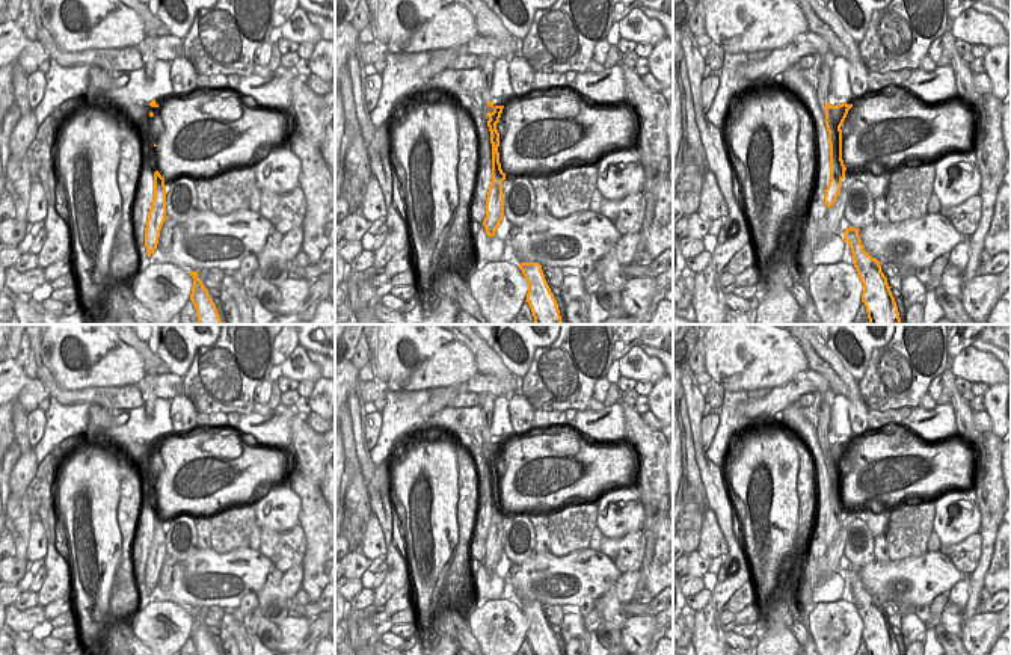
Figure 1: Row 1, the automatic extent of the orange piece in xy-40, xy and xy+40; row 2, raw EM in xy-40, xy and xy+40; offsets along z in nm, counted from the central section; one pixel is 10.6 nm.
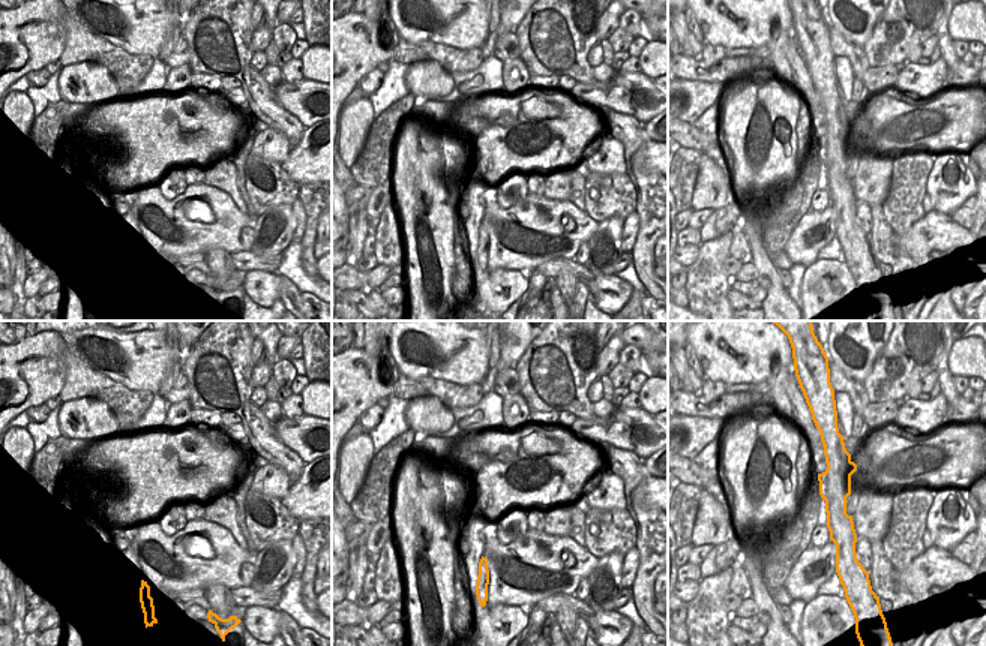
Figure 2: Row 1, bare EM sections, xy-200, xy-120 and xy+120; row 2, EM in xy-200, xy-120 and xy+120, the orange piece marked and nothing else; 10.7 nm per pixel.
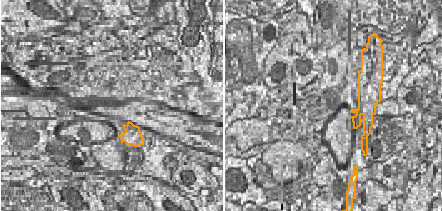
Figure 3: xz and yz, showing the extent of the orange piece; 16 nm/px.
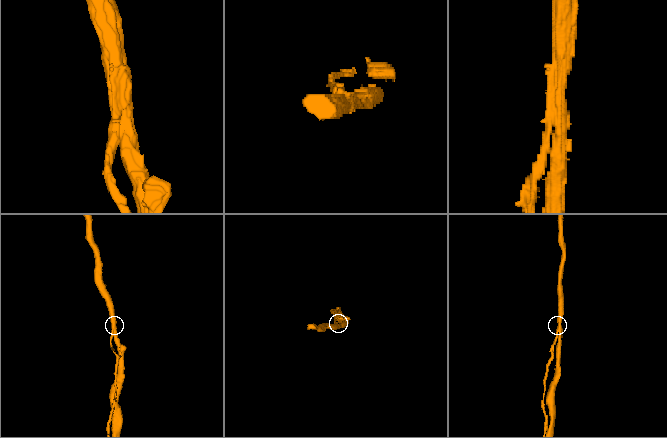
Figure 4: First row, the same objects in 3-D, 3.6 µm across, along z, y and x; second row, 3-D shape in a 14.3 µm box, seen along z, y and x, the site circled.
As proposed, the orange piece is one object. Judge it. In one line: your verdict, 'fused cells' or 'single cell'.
fused cells

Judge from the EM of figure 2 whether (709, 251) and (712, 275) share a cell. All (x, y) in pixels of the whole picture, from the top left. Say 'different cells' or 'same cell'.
same cell

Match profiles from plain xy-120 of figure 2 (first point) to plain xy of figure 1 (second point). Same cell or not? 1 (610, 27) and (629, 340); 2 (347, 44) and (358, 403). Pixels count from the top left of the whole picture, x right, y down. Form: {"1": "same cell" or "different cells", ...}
{"1": "same cell", "2": "different cells"}

